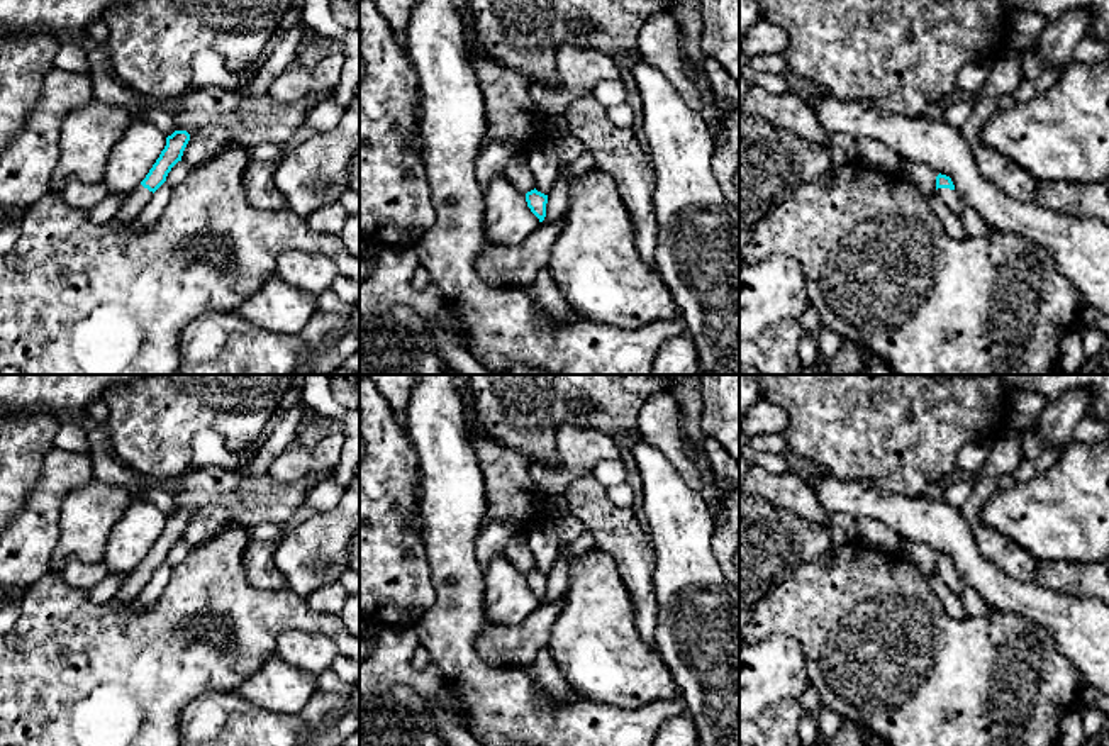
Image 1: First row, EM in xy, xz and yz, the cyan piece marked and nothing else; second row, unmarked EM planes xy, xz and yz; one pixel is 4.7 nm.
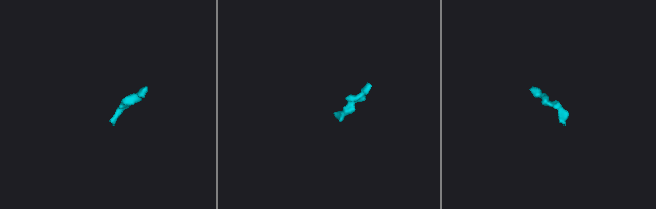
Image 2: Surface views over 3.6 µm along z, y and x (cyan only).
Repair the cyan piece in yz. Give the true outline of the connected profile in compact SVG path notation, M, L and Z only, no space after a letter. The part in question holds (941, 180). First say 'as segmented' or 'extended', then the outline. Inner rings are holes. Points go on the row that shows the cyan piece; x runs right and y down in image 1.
extended | M938 175L936 176L936 192L939 195L939 198L946 203L946 207L955 214L955 215L961 215L963 212L963 202L960 200L960 197L955 192L955 185L951 181L950 176L946 175Z

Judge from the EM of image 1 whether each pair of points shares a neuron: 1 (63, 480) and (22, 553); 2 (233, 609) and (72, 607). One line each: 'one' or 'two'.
1: one
2: one

